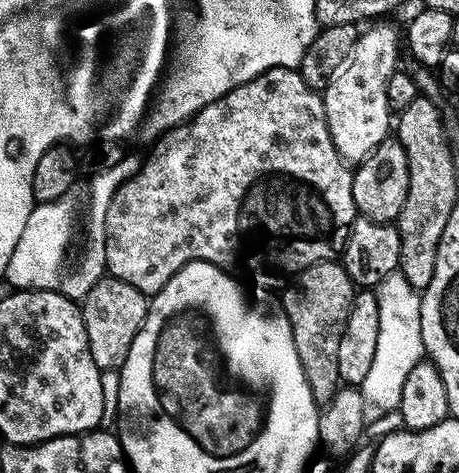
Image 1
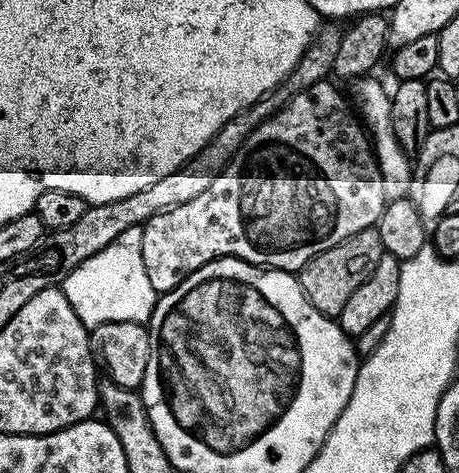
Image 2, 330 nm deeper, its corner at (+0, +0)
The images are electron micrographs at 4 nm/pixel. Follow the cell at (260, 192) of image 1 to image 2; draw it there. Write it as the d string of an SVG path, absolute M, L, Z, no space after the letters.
M321 82L310 86L310 90L302 90L302 94L298 94L287 106L262 122L262 126L258 126L258 130L254 130L254 134L246 138L238 154L234 154L230 166L226 166L226 170L222 170L222 174L214 178L214 183L203 194L198 194L198 198L193 198L182 206L174 206L174 210L166 210L166 214L154 214L154 218L142 225L142 262L146 266L146 278L150 278L150 286L154 286L157 294L177 288L186 277L194 274L194 270L220 260L223 256L233 256L235 260L245 260L248 264L259 264L261 268L280 268L284 272L296 274L306 266L306 262L310 262L310 258L314 258L314 254L322 254L322 250L330 250L330 246L338 246L343 240L350 239L354 234L371 228L380 221L386 197L382 190L380 167L376 164L376 153L357 113L350 107L349 101L348 104L344 101L343 94L335 86L337 87L332 82Z

